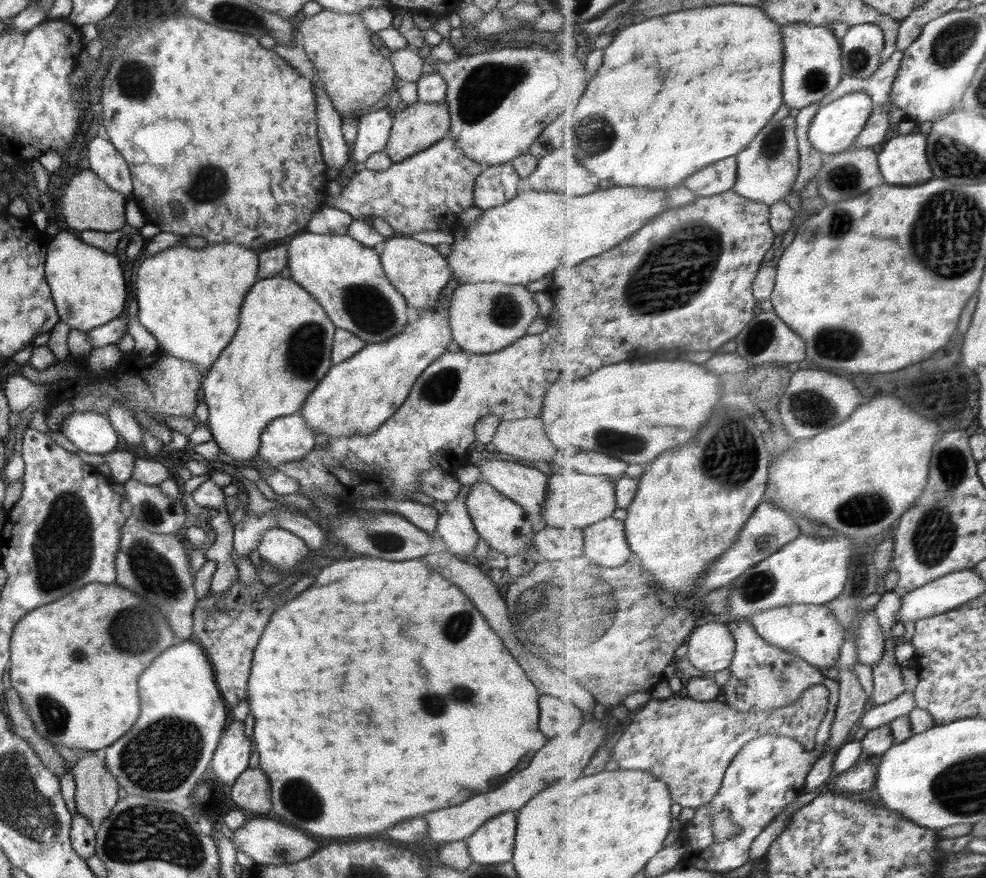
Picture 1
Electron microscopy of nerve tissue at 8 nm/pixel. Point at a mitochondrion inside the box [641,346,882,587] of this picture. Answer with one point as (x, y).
(730, 458)

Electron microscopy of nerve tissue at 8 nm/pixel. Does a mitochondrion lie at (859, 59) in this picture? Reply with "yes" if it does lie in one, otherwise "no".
yes

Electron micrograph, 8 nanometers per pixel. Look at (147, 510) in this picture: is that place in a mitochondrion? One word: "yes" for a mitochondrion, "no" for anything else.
yes

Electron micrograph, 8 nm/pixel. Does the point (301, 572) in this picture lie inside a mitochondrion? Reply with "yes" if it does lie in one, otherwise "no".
no

